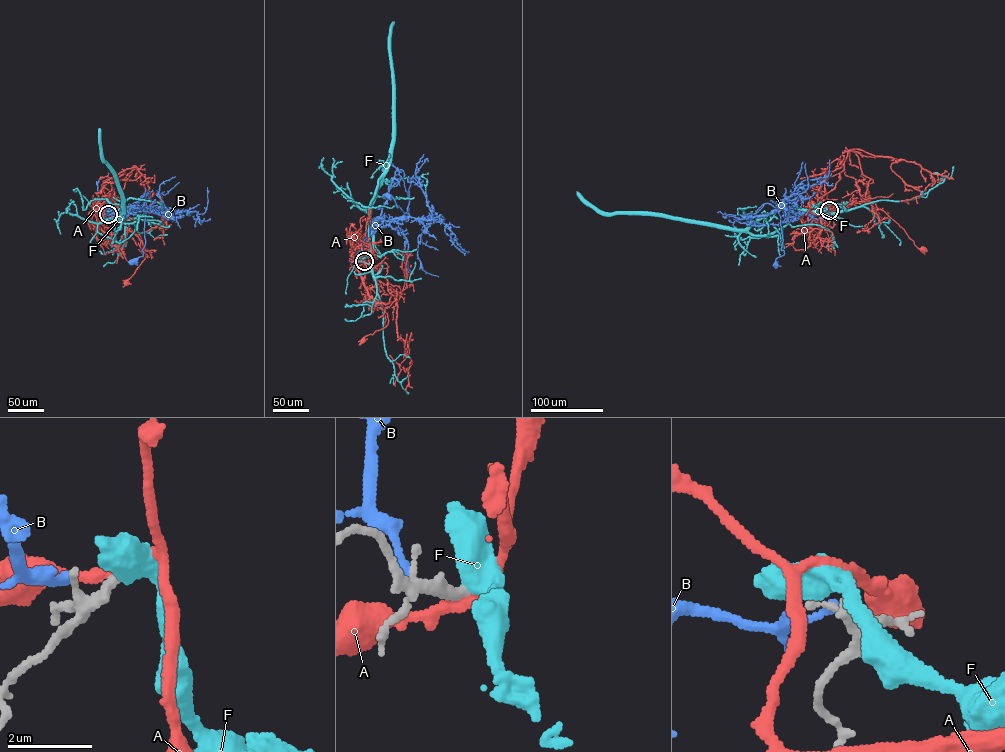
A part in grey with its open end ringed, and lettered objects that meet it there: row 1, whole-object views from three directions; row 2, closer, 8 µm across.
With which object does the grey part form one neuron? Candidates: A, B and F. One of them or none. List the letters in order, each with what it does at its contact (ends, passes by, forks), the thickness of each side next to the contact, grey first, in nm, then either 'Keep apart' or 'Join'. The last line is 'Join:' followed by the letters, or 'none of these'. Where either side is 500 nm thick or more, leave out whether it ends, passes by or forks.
A: It passes by. Thickness 320 nm (grey) against 260 nm. Keep apart
B: It ends there. Thickness 180 nm (grey) against 200 nm. Keep apart
F: It passes by. Thickness 280 nm (grey) against 480 nm. Keep apart
Join: none of these

